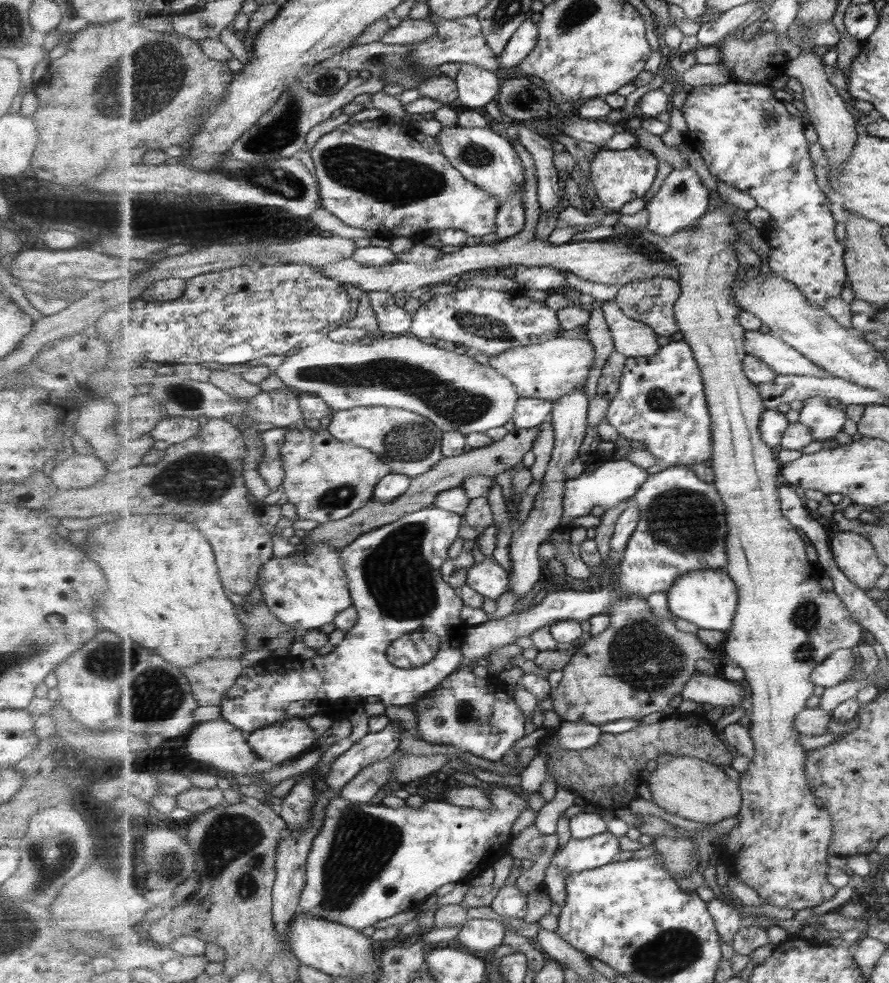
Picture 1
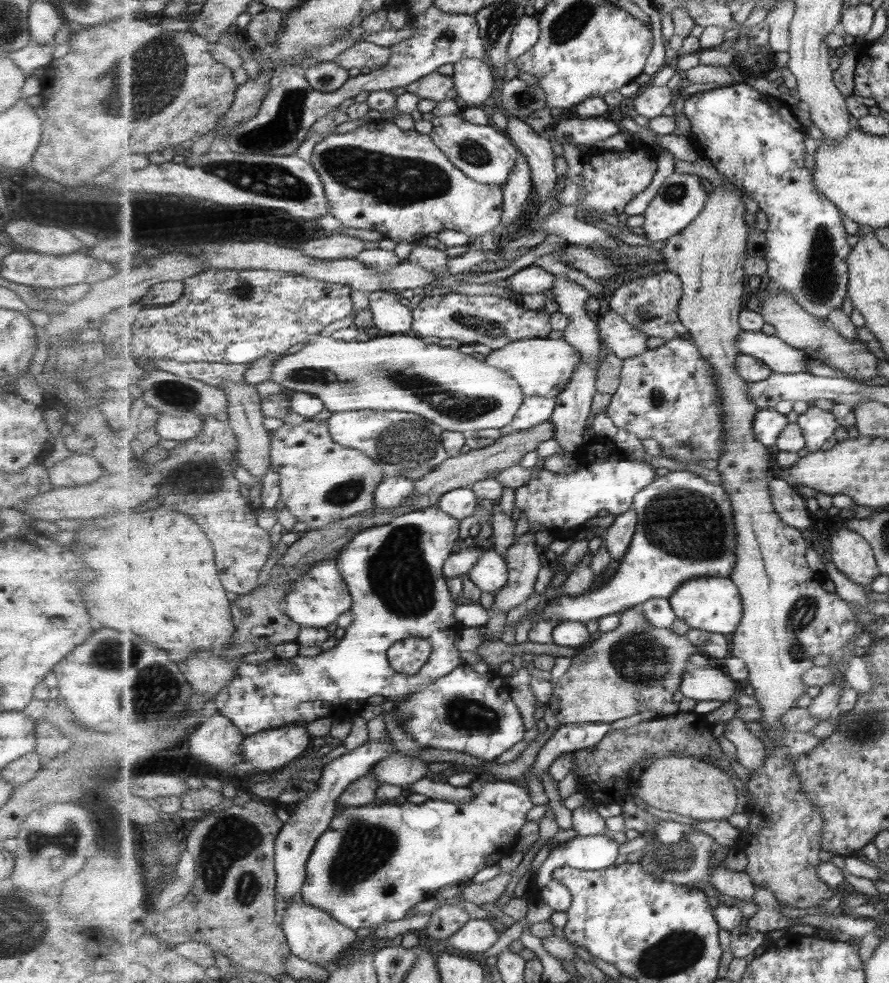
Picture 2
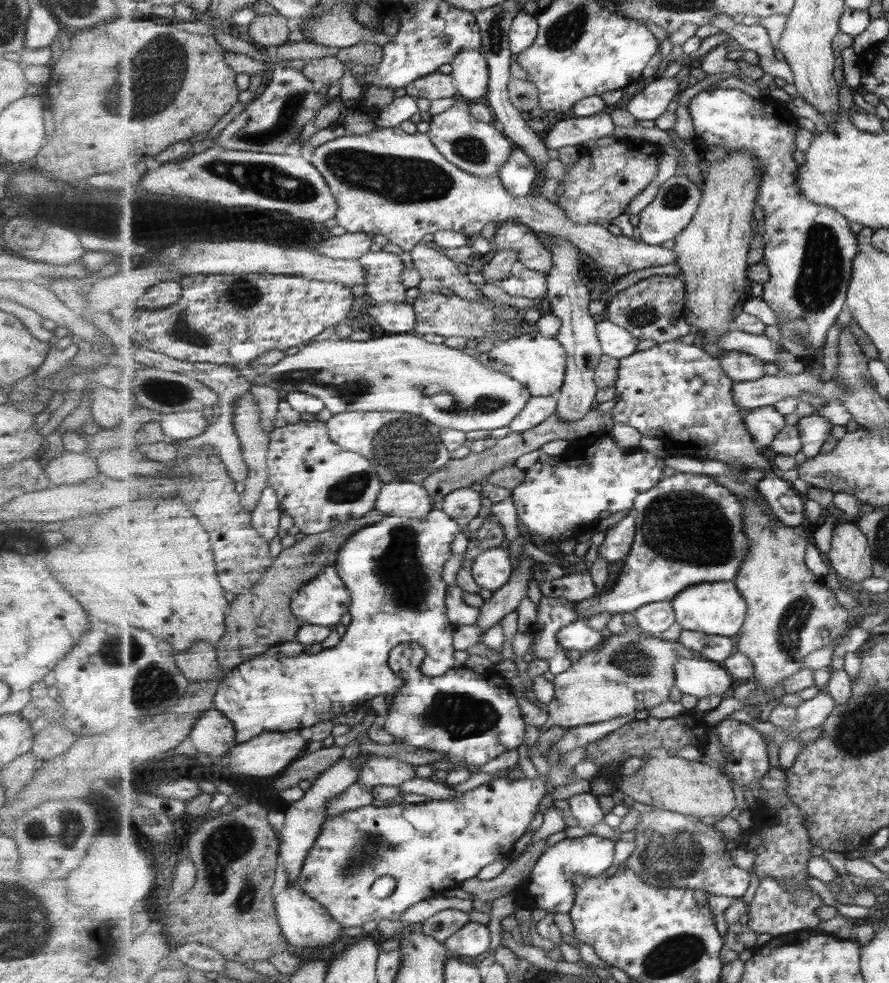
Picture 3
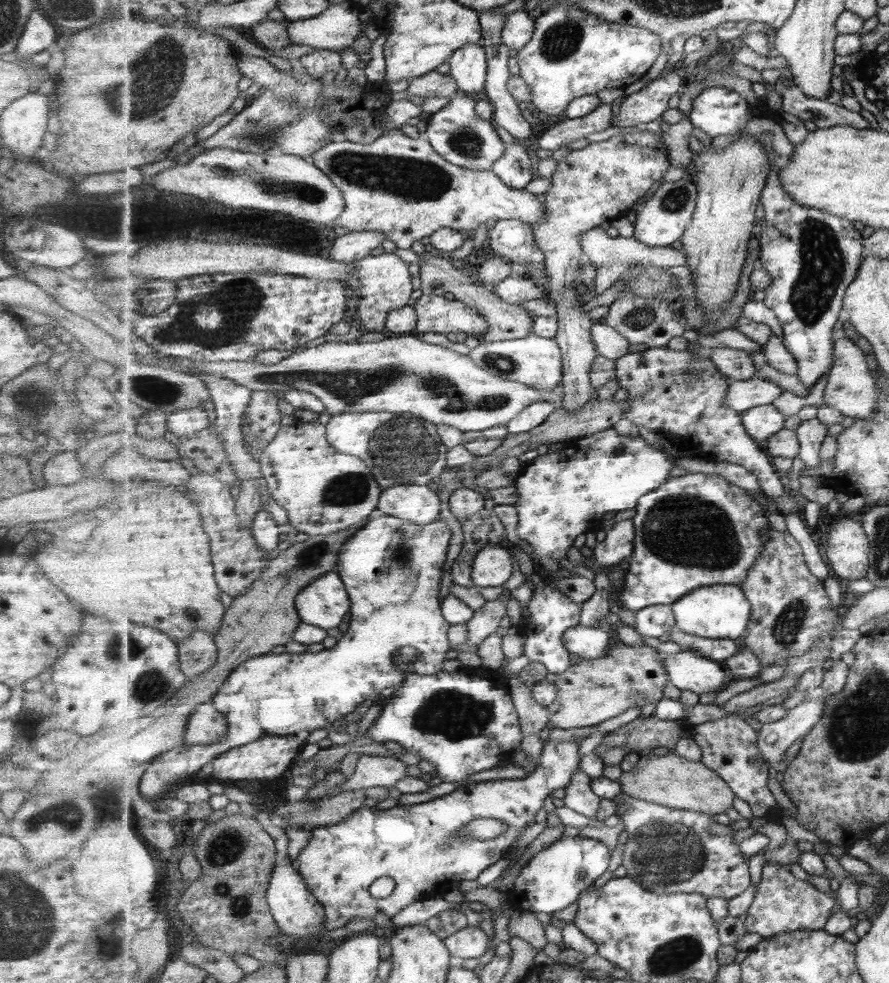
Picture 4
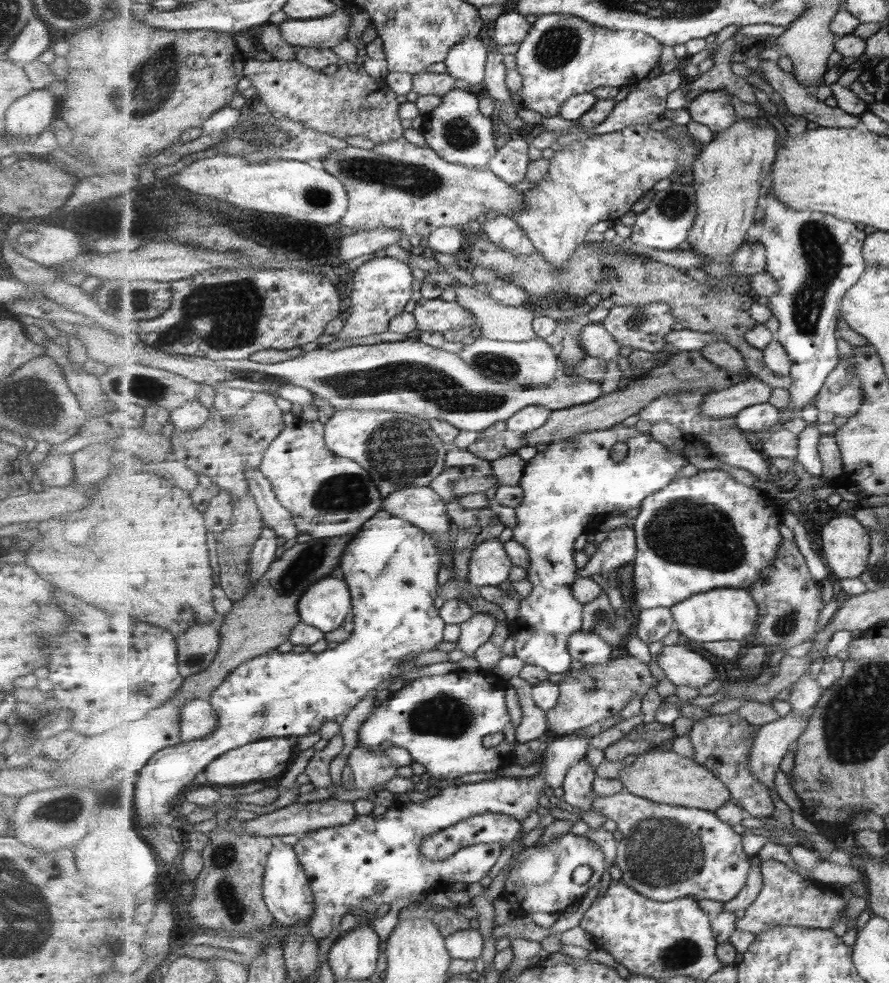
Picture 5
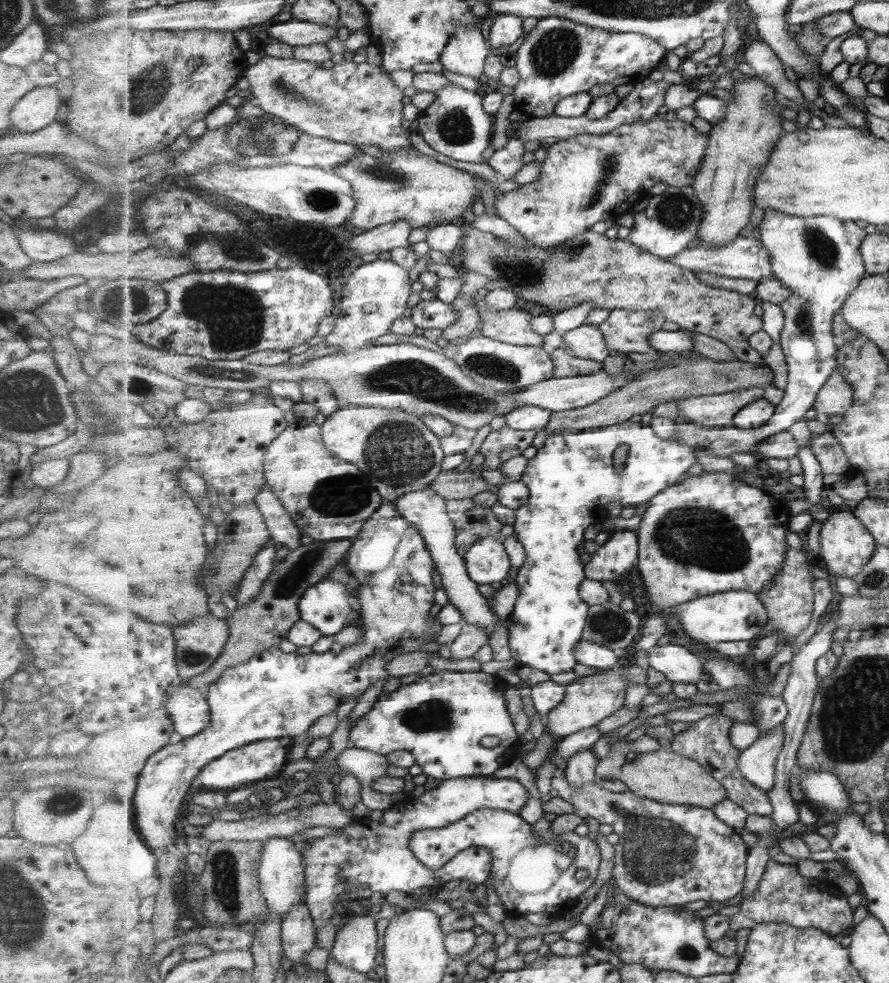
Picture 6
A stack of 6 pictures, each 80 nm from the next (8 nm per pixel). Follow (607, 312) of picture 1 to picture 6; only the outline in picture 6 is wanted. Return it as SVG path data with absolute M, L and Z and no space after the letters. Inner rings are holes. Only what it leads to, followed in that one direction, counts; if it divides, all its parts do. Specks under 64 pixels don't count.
M582 324L564 334L563 348L579 358L604 362L611 356L611 348L600 327Z

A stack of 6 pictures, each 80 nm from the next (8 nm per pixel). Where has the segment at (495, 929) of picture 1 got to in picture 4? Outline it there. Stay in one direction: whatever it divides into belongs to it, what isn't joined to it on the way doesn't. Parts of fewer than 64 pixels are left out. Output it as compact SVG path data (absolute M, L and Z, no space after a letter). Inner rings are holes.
M467 926L445 940L453 959L481 958L489 948L489 936L479 926Z

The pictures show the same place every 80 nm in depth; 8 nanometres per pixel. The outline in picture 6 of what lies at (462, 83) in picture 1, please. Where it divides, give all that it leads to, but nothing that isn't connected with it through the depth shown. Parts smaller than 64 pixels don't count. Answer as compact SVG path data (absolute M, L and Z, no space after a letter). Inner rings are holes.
M459 26L448 42L440 63L447 71L484 79L490 45L478 26Z

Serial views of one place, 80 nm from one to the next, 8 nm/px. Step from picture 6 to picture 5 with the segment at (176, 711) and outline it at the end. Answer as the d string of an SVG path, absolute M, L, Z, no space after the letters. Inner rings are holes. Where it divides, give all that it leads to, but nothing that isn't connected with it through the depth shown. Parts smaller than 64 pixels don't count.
M196 698L186 702L180 713L183 742L207 738L217 730L219 715L208 698Z

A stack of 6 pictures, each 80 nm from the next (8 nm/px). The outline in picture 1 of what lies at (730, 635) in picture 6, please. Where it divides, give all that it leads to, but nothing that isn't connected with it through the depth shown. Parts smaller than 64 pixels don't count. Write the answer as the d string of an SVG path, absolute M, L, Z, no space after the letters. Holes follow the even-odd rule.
M707 567L686 572L673 583L666 592L668 605L675 617L709 630L729 630L734 623L739 606L738 586L725 569Z

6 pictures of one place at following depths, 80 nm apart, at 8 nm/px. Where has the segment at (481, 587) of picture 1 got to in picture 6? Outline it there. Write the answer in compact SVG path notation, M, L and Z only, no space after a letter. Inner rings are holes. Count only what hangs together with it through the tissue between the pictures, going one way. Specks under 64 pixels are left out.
M500 537L479 540L464 556L470 577L477 584L509 581L512 562Z

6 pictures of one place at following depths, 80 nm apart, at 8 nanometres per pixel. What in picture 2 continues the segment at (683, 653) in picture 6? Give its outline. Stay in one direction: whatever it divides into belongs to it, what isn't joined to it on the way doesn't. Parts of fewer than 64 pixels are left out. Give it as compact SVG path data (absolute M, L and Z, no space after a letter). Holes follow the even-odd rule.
M687 665L683 675L681 692L687 698L699 700L719 700L722 704L736 700L743 684L719 669L718 665Z

